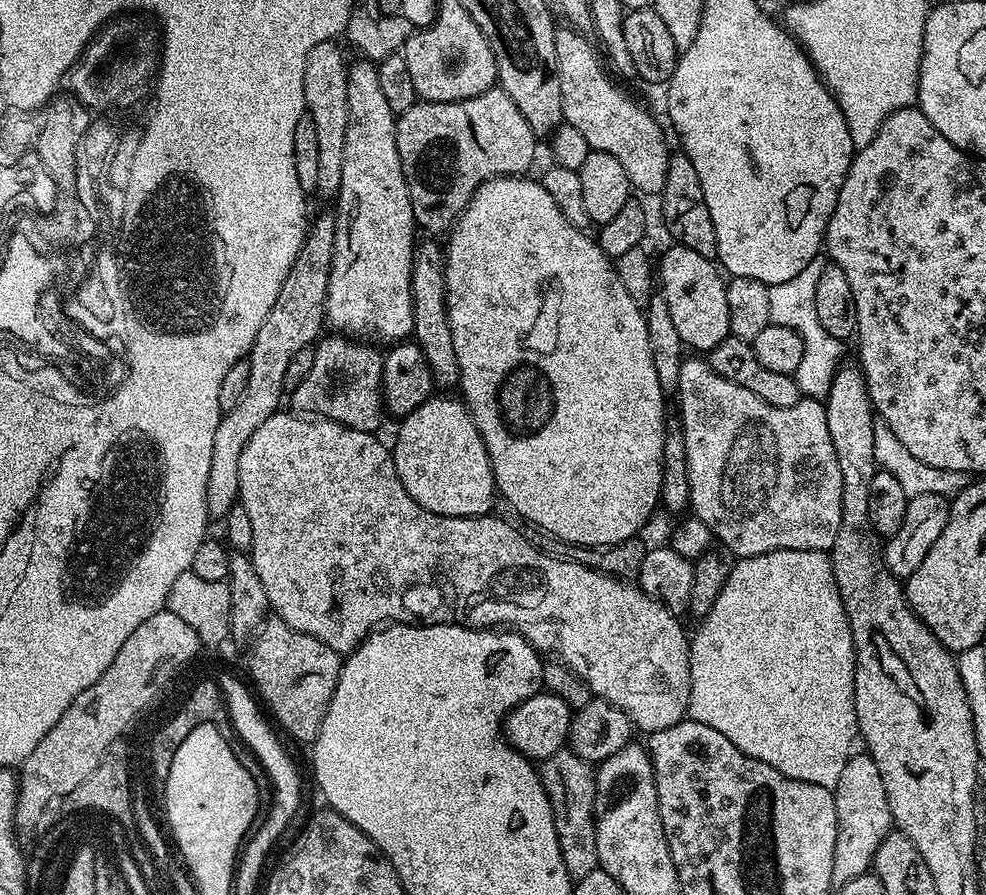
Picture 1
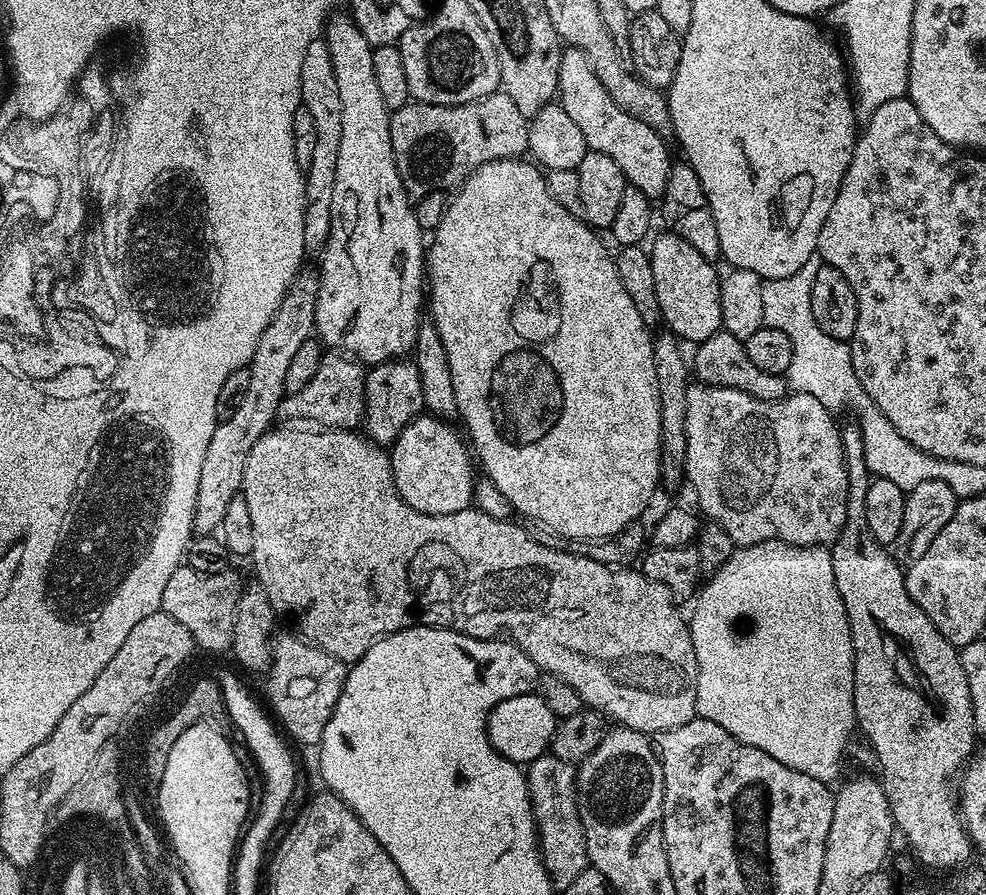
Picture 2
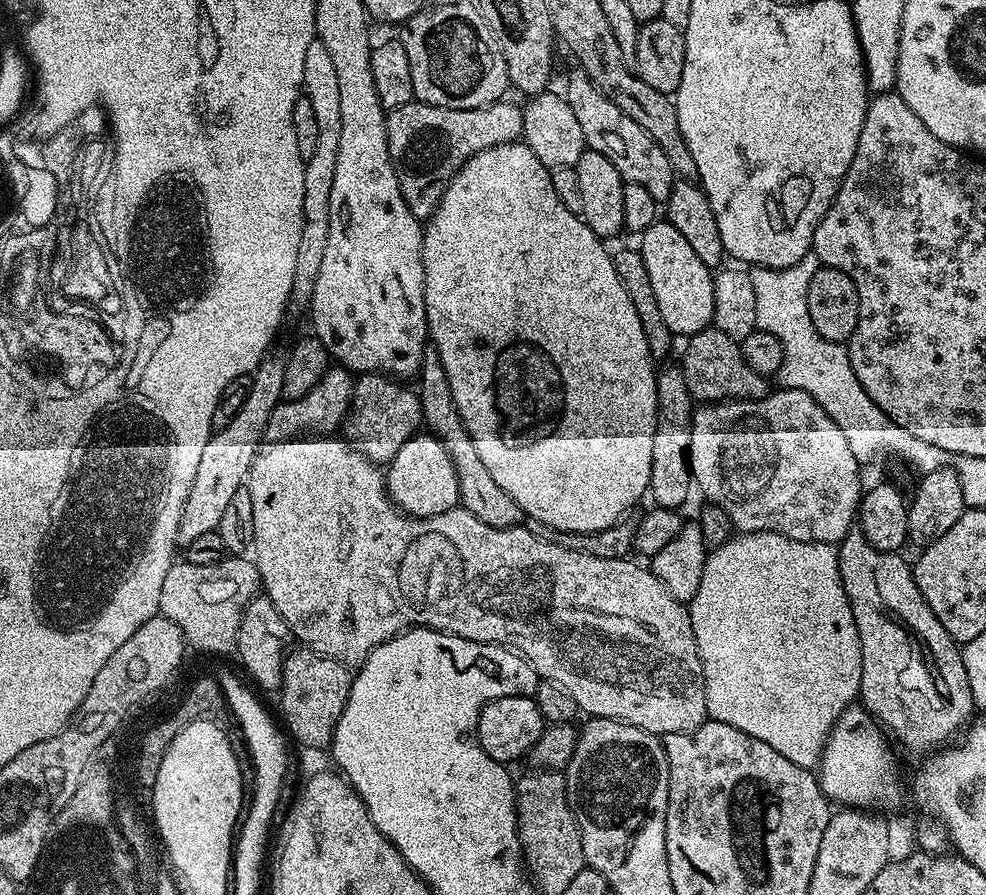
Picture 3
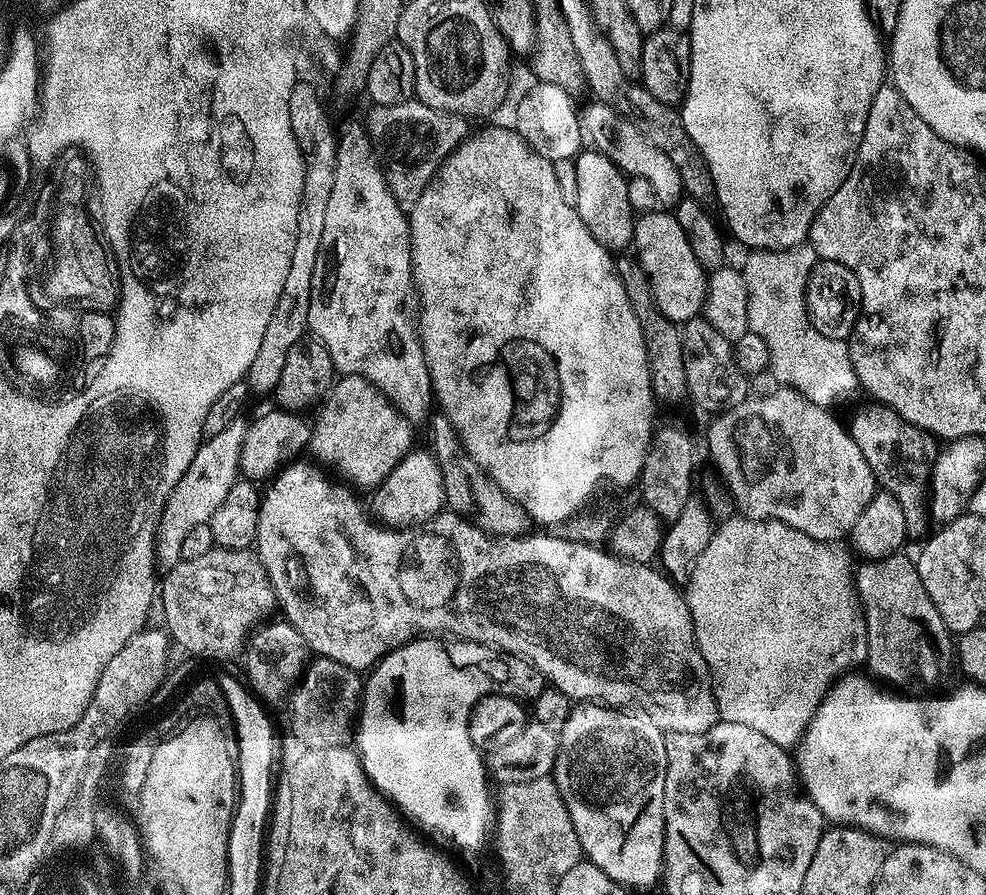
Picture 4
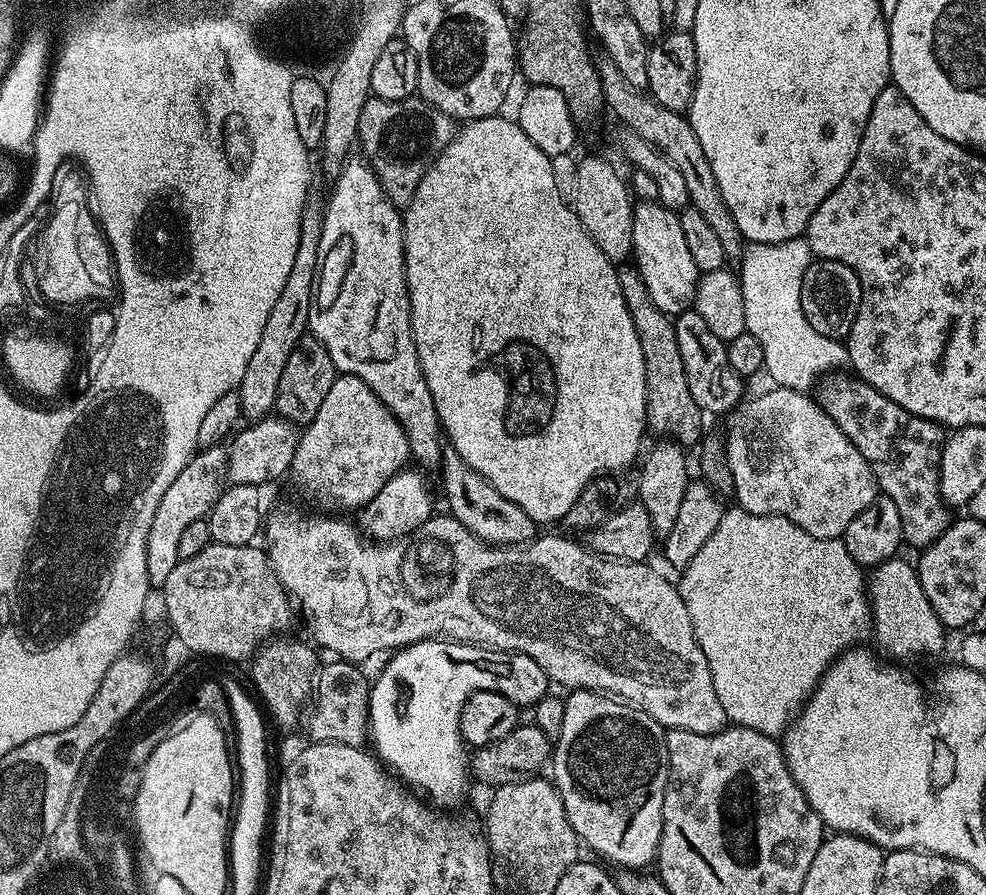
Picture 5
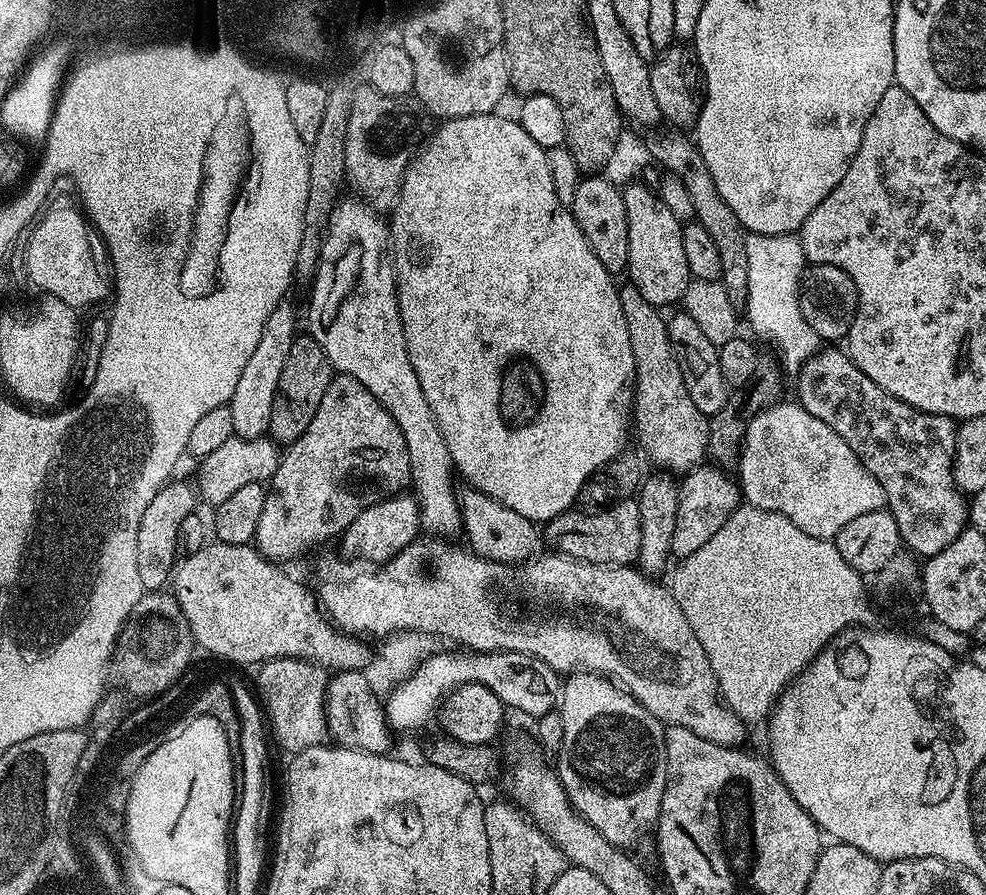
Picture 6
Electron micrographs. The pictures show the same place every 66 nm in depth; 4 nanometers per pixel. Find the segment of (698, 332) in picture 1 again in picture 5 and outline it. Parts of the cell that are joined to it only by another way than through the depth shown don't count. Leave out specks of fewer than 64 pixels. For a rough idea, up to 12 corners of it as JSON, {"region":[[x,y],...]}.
{"region":[[659,202],[633,207],[632,256],[658,310],[695,305],[702,273],[682,222]]}

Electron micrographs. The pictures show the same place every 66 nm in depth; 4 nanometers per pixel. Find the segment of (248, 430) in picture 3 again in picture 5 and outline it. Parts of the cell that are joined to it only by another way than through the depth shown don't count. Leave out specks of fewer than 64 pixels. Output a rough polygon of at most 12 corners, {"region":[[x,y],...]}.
{"region":[[208,446],[170,482],[146,544],[149,585],[182,559],[188,527],[226,488],[229,449]]}

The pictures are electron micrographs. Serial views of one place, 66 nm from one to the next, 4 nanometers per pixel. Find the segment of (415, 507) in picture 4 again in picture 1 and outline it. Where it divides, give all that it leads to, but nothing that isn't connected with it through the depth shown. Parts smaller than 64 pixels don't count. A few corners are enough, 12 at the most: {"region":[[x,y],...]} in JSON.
{"region":[[433,394],[399,421],[394,466],[439,516],[498,500],[467,404]]}

